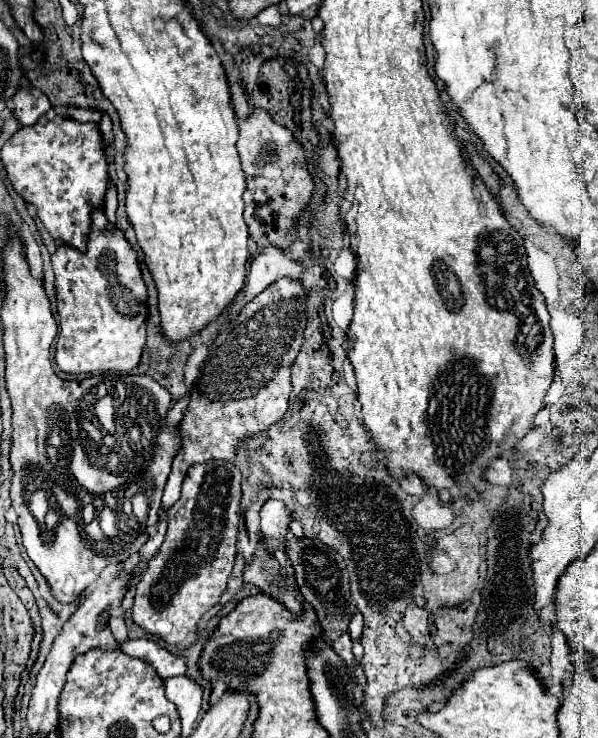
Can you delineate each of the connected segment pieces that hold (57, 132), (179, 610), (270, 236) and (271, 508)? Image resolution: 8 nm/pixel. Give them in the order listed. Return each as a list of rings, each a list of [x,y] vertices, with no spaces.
[[[50,110],[36,124],[20,128],[4,144],[2,160],[16,192],[38,208],[38,218],[50,236],[60,244],[72,244],[80,252],[86,252],[90,214],[104,202],[106,188],[110,186],[110,164],[98,126],[80,124]]]
[[[210,460],[190,466],[182,484],[182,496],[168,510],[168,530],[162,548],[136,584],[132,618],[140,628],[158,634],[168,644],[194,644],[200,616],[220,600],[232,574],[240,522],[240,486],[242,474],[232,462]]]
[[[252,106],[250,118],[240,122],[238,152],[242,160],[242,170],[246,174],[246,192],[244,192],[244,220],[250,228],[252,240],[264,250],[268,244],[276,248],[286,248],[296,240],[296,224],[302,208],[308,204],[314,182],[308,172],[304,150],[294,142],[292,132],[276,124],[268,112]]]
[[[268,500],[260,510],[260,520],[262,520],[262,532],[266,536],[266,546],[270,552],[274,552],[278,546],[284,544],[290,526],[290,516],[286,514],[284,502]]]

